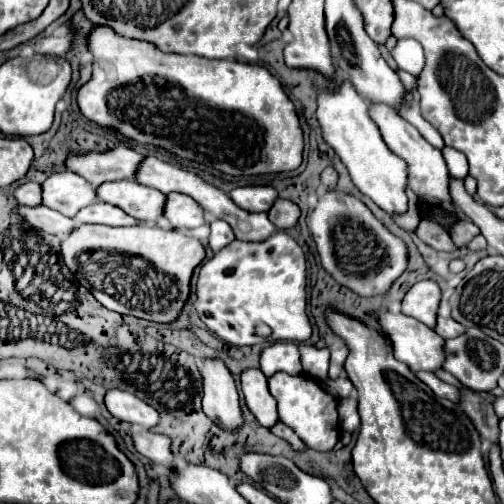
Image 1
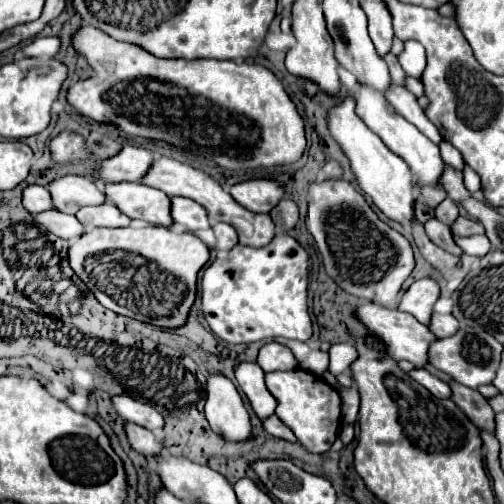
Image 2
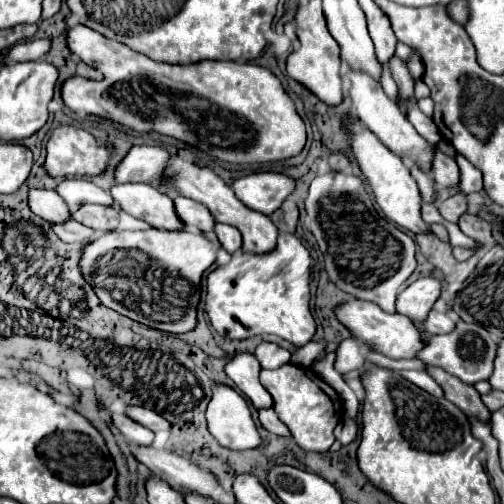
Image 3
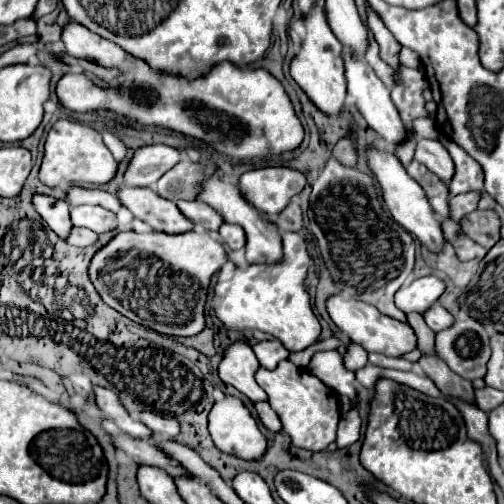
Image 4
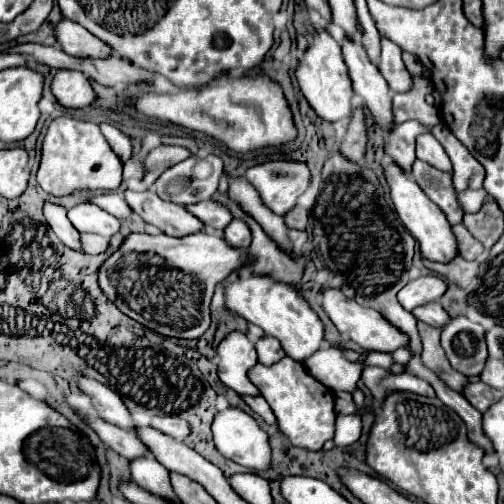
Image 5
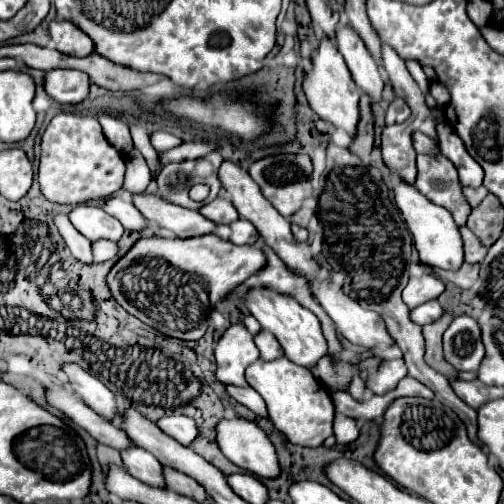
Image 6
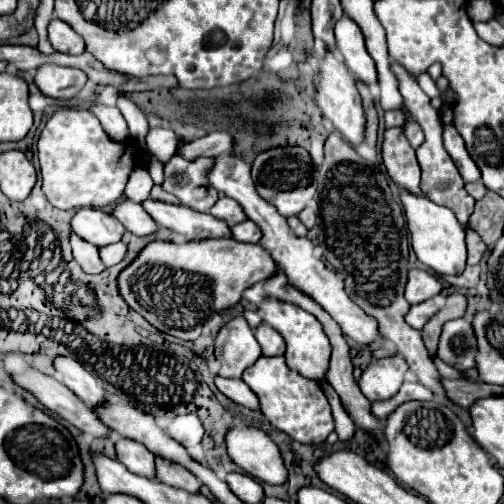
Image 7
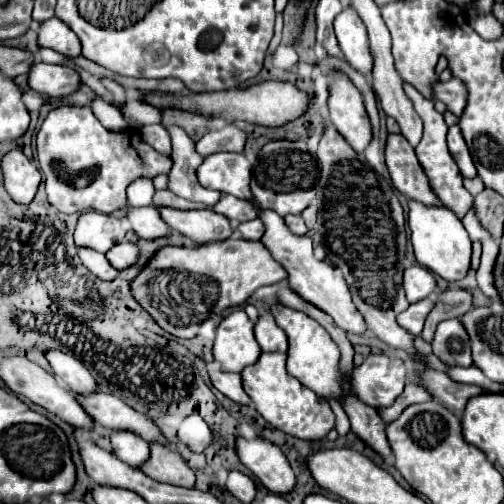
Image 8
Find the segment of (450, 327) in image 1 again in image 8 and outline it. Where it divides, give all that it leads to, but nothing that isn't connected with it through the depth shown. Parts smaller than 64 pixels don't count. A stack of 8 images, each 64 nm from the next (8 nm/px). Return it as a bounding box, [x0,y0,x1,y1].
[398,296,436,336]

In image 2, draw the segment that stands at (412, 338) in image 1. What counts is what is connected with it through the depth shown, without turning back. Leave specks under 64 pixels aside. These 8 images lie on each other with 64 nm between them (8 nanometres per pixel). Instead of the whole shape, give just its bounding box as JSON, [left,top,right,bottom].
[356,302,438,368]

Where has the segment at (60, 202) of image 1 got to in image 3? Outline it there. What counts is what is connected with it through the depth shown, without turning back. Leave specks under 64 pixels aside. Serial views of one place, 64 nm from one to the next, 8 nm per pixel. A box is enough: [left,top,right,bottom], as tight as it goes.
[56,178,114,212]

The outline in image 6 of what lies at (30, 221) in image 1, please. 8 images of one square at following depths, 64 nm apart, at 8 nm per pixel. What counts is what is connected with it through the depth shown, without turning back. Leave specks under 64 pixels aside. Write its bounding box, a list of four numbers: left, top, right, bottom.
[92,240,118,262]

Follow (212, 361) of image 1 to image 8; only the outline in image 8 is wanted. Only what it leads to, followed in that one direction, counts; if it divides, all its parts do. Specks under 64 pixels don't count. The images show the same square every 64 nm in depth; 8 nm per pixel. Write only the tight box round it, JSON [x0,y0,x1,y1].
[236,436,294,492]

